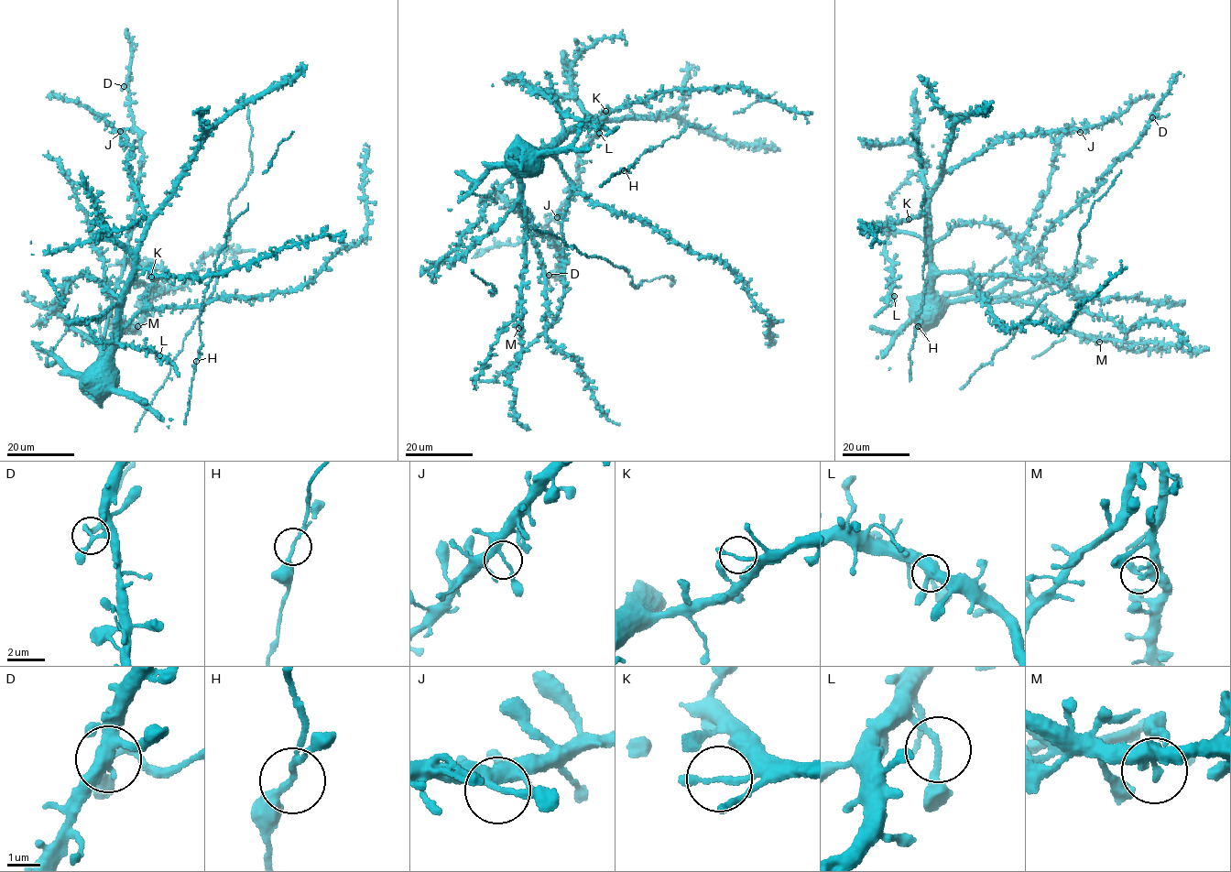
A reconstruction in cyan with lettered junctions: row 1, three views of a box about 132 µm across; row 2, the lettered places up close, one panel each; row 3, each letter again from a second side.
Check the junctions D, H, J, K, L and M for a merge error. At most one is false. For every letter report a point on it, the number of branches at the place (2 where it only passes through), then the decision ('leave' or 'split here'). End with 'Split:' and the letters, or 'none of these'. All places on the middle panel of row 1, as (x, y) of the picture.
D: (549, 275) | 3 | split here
H: (624, 170) | 2 | leave
J: (557, 217) | 3 | leave
K: (605, 111) | 2 | leave
L: (599, 133) | 2 | leave
M: (518, 328) | 3 | leave
Split: D

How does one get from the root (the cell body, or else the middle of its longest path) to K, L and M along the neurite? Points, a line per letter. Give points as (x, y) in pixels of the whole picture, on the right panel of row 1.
K: (917, 298), (930, 282), (926, 213), (909, 219)
L: (917, 298), (930, 282), (928, 244), (917, 235), (889, 229), (884, 251), (892, 266), (889, 289), (894, 296)
M: (917, 298), (1039, 304), (1070, 330), (1099, 342)

